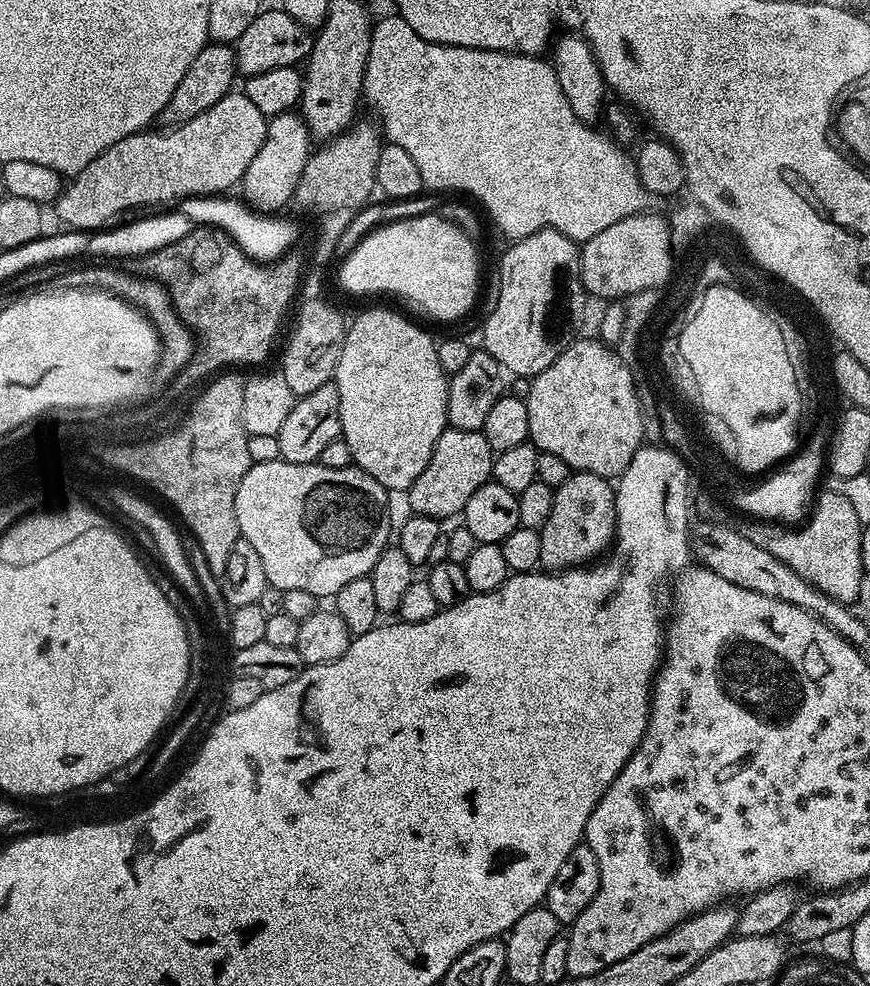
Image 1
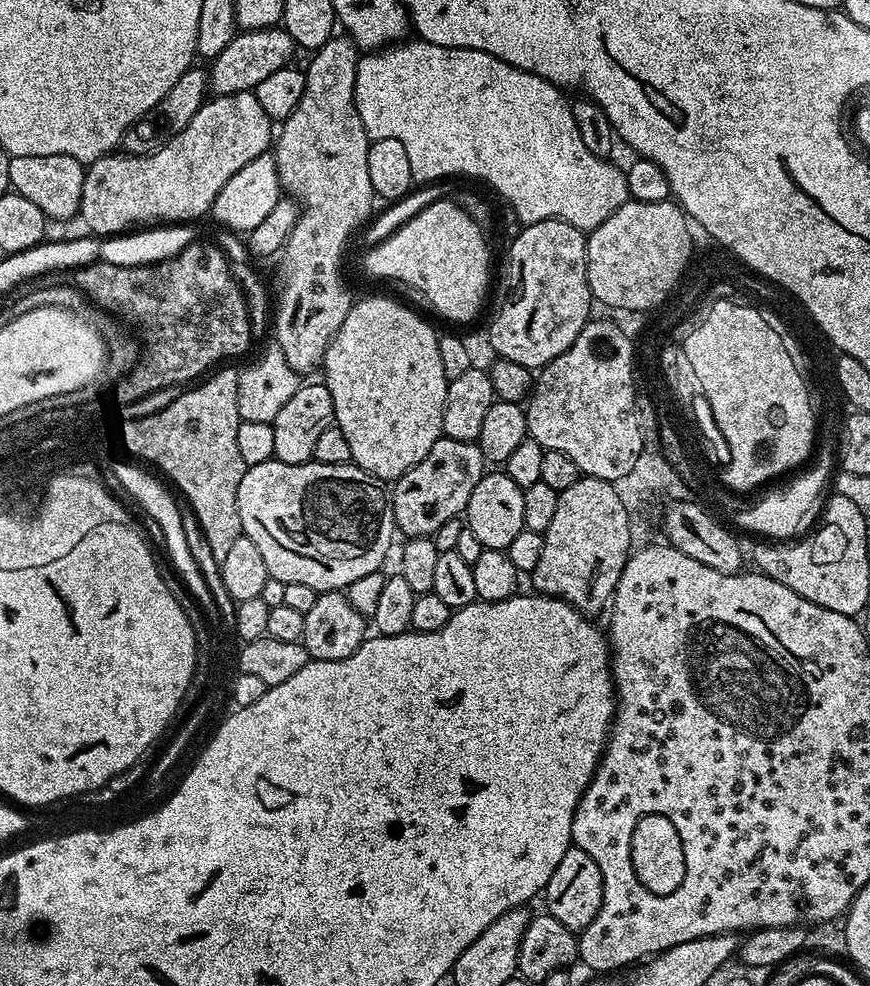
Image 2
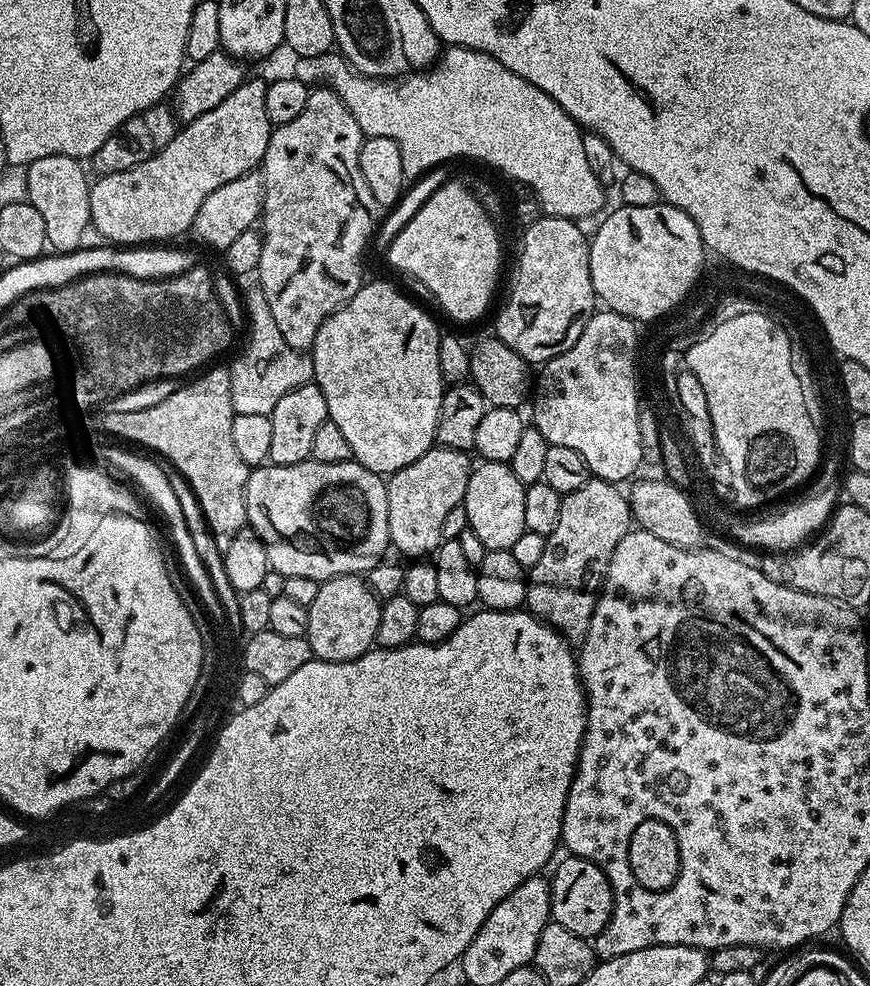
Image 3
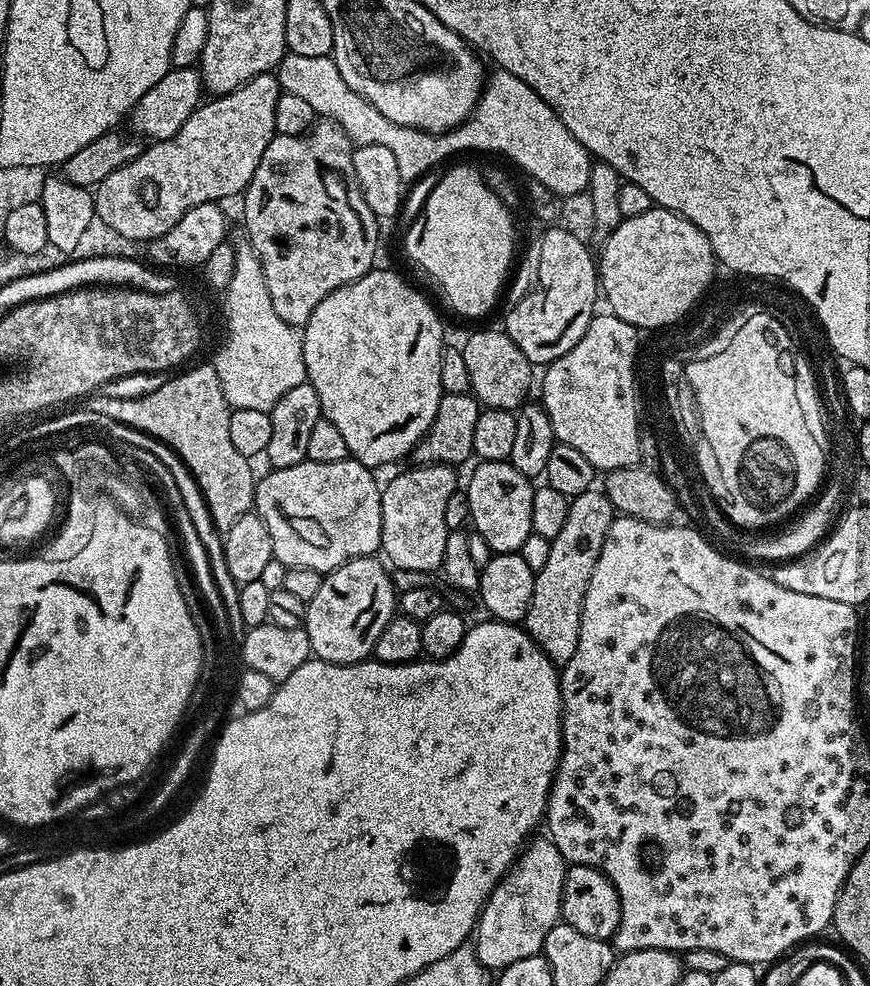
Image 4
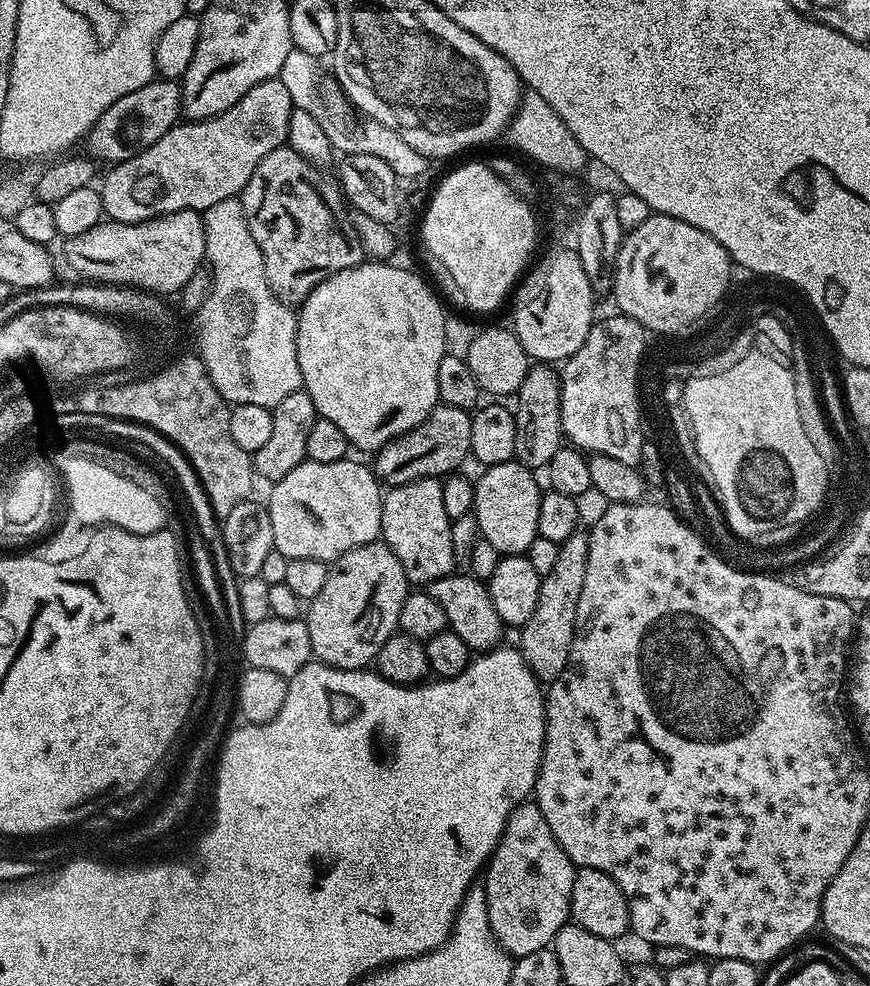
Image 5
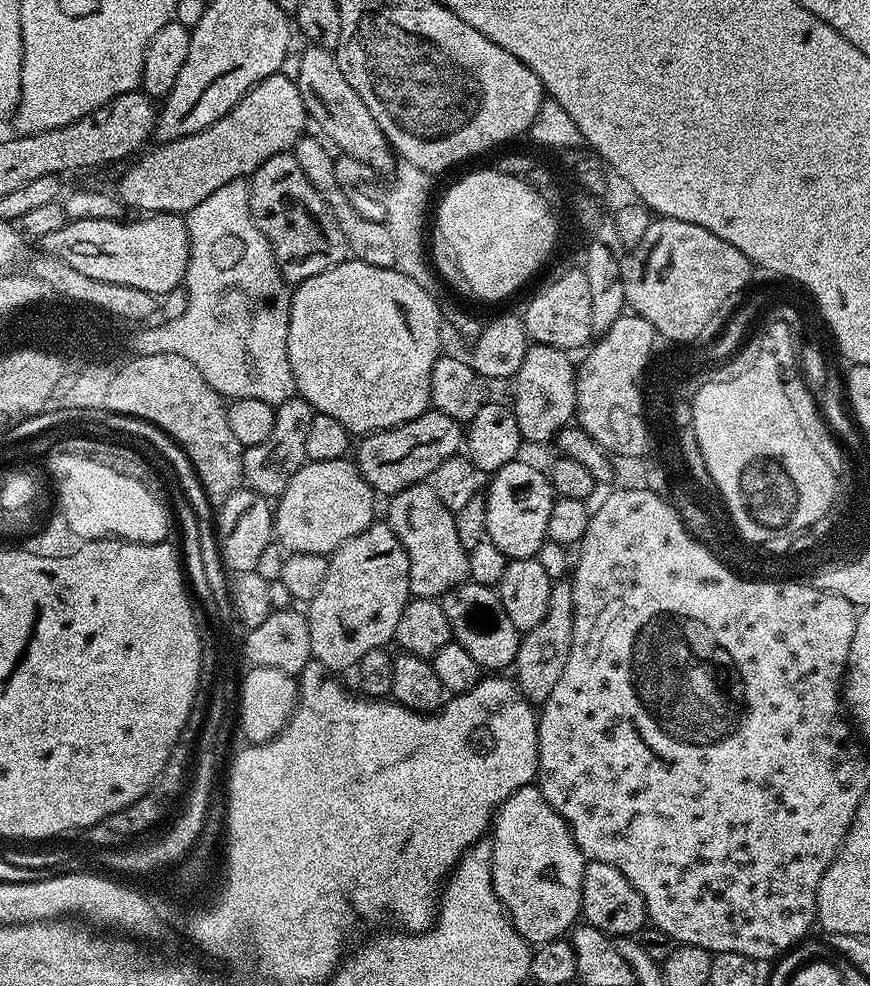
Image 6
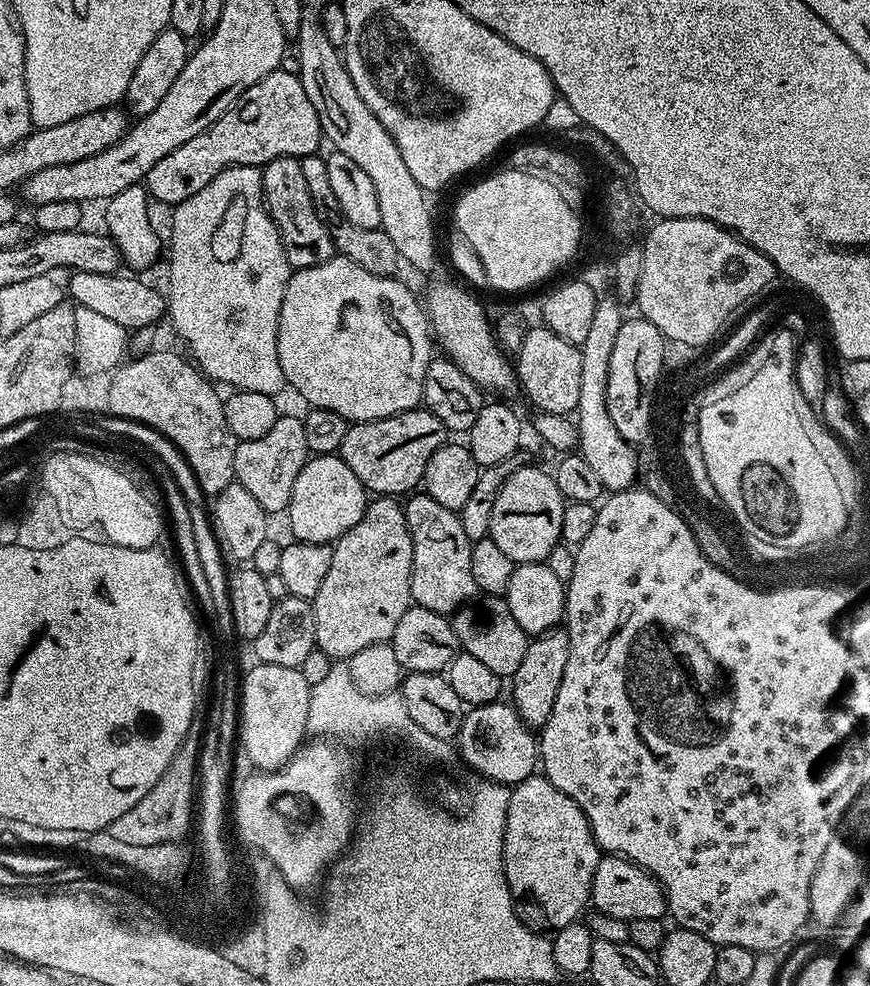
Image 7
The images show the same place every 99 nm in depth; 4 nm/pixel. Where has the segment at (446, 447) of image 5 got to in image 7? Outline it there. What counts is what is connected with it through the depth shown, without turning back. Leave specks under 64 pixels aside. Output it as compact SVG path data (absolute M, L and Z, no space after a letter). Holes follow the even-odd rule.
M417 406L390 418L353 423L346 430L346 438L342 438L338 455L350 470L354 470L354 474L358 474L369 493L400 498L423 481L430 454L441 448L449 436L448 429L434 413Z

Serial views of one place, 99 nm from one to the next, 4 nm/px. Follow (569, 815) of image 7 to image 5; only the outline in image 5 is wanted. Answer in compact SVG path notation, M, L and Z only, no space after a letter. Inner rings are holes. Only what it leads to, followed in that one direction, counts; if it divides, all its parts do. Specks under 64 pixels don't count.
M525 802L512 810L502 838L482 876L490 930L496 941L508 951L509 956L515 958L534 954L534 950L549 947L558 930L562 930L562 926L569 923L570 894L574 890L576 870L577 867L566 854L566 850L558 846L558 838L554 838L550 826L546 826L546 818L542 818L542 810L536 803Z

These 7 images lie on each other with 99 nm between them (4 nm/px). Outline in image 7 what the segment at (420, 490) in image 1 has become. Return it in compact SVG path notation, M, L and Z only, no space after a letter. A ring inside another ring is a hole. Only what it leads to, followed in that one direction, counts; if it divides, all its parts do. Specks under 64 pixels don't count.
M412 494L403 501L406 526L412 539L412 604L448 616L455 614L477 595L474 573L470 571L473 541L466 538L459 515L434 502L427 494Z

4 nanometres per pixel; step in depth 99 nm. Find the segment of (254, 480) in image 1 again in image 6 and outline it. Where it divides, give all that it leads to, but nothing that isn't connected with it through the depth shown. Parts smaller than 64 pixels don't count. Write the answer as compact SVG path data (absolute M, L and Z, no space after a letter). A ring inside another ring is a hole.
M351 459L331 460L330 462L306 462L290 478L286 490L274 504L274 536L284 547L285 553L331 554L342 542L354 538L362 530L374 523L377 497L372 487L364 481L360 469Z

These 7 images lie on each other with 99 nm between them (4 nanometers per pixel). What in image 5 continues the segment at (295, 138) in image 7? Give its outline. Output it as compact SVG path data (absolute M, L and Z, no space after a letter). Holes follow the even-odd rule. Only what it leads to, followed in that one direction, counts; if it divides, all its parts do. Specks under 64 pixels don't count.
M277 78L258 82L258 86L254 86L254 90L234 102L230 110L212 116L209 120L177 122L169 132L162 134L162 138L158 138L158 142L154 142L154 146L107 169L108 177L105 178L104 185L99 185L98 188L103 215L109 220L133 224L178 210L194 210L203 214L218 202L239 197L246 182L250 182L250 174L256 169L258 162L262 162L262 158L266 158L266 154L270 154L275 148L285 147L292 110L290 94Z

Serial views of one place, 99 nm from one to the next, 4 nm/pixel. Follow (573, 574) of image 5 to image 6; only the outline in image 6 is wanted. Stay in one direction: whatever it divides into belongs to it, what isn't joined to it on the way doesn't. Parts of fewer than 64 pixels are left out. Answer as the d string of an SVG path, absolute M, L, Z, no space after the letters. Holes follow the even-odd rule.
M571 579L555 581L550 590L550 610L546 610L546 618L538 622L528 632L523 633L518 646L514 679L520 687L521 694L533 706L543 706L546 698L550 698L558 678L562 678L562 670L566 670L566 662L570 658L570 646L574 634L574 590Z

